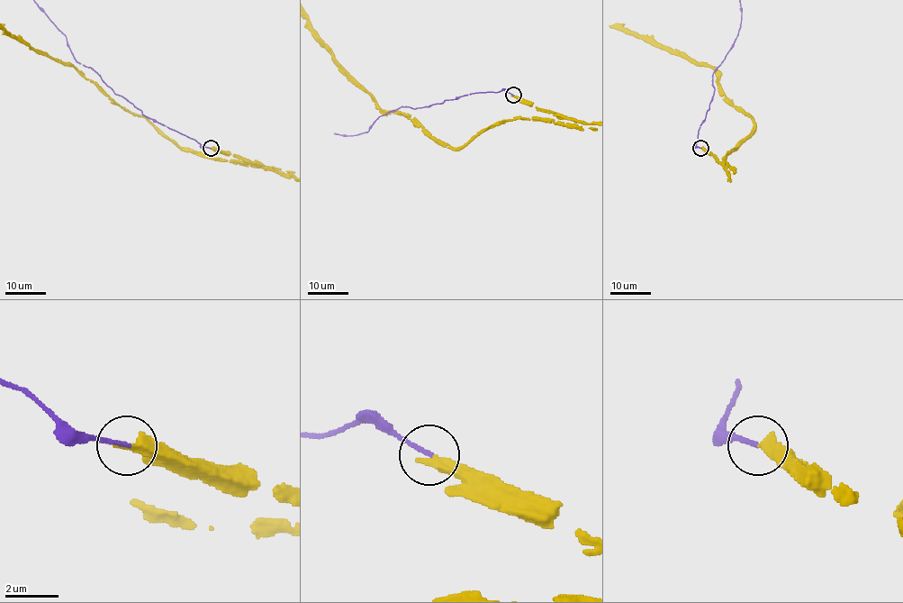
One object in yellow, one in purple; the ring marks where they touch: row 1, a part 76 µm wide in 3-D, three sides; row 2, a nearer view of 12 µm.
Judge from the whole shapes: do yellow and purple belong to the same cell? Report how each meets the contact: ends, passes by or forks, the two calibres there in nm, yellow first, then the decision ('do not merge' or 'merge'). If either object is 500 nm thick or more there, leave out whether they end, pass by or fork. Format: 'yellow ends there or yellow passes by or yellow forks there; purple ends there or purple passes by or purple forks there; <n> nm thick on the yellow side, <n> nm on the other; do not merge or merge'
yellow ends there; purple ends there; 440 nm thick on the yellow side, 140 nm on the other; do not merge

